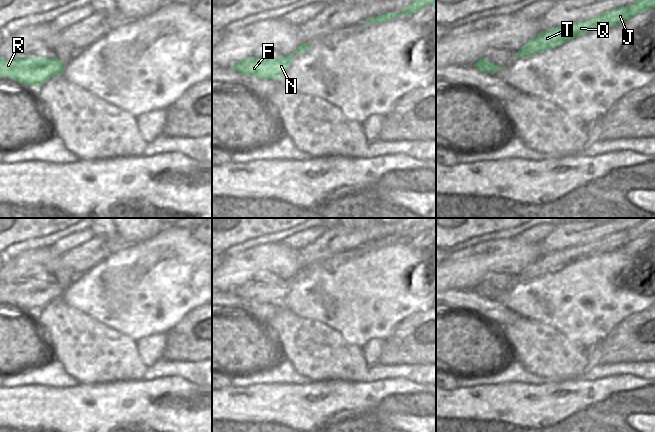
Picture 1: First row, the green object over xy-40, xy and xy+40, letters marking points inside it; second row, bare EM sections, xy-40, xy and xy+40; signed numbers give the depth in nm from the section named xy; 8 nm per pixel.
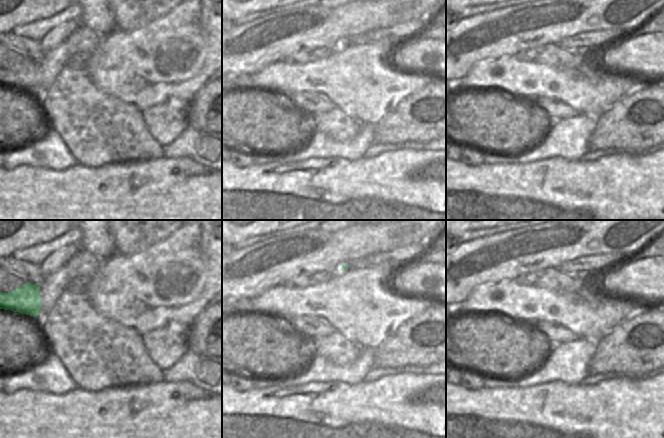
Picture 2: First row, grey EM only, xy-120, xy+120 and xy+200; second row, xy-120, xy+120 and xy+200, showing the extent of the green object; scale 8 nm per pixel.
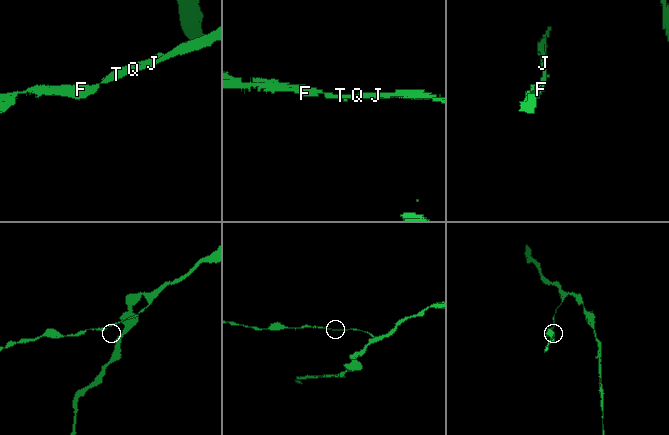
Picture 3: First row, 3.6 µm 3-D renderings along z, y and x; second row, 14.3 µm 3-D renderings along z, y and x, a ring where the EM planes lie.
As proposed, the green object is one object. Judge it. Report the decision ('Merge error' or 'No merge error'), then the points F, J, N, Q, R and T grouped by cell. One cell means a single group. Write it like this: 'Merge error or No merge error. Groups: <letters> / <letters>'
No merge error. Groups: F J N Q R T

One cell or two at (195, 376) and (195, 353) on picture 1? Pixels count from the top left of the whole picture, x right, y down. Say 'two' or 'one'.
two

